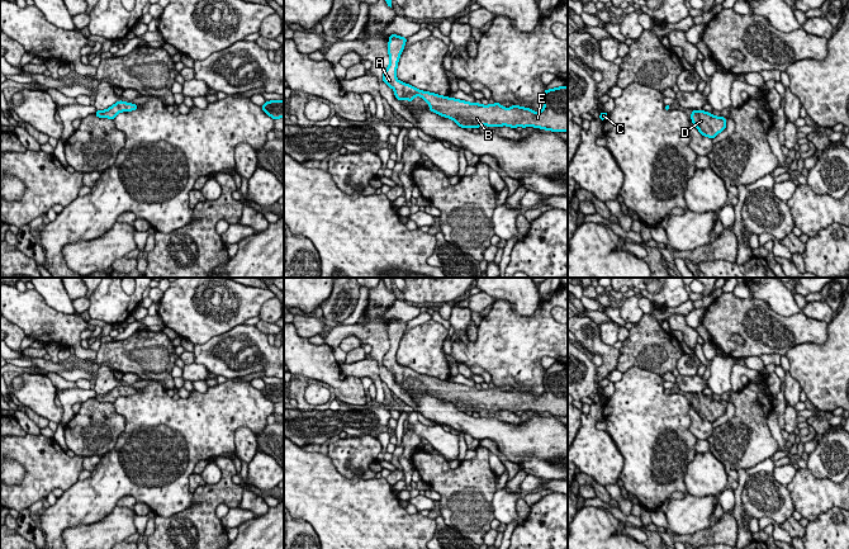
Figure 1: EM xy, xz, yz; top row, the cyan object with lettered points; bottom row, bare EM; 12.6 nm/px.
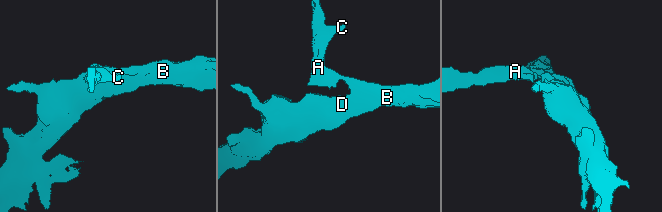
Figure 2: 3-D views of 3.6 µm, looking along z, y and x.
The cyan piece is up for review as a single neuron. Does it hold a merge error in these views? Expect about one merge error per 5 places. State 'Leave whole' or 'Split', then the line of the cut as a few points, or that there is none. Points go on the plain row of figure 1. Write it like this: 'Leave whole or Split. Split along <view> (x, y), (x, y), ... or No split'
Leave whole. No split

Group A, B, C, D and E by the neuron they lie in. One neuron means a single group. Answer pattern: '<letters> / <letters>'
A B C D E

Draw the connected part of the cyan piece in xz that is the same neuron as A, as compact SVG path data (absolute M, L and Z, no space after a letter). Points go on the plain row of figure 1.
M392 318L388 326L389 350L383 358L383 365L394 374L395 383L412 385L418 379L430 394L450 402L461 412L479 412L482 410L511 412L535 411L552 416L568 416L568 371L560 370L544 375L544 392L533 396L513 388L504 392L501 387L483 389L460 383L422 375L397 363L397 351L408 322Z

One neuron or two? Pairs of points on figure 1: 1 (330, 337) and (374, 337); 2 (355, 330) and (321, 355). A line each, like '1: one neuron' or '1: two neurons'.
1: one neuron
2: two neurons

